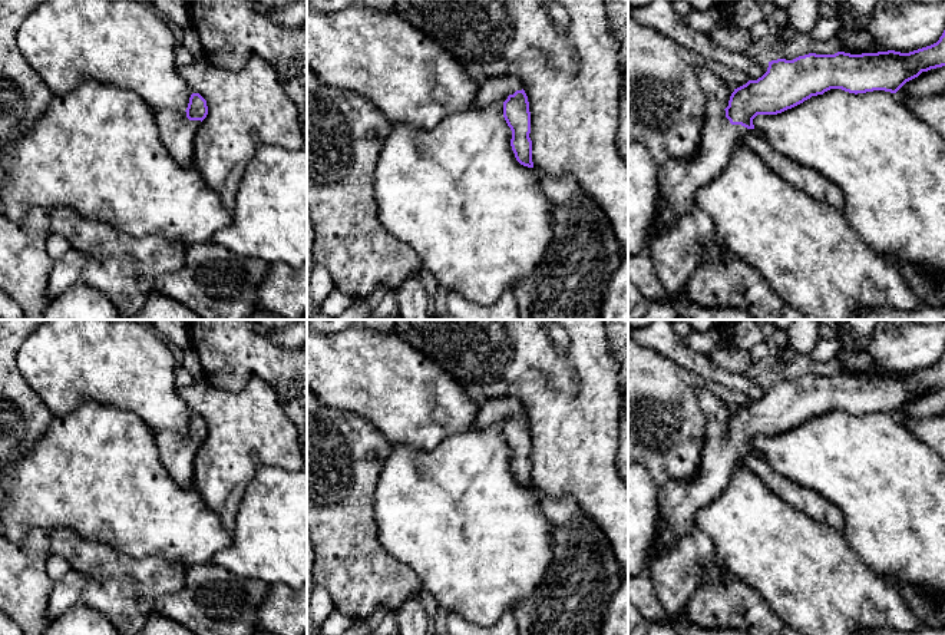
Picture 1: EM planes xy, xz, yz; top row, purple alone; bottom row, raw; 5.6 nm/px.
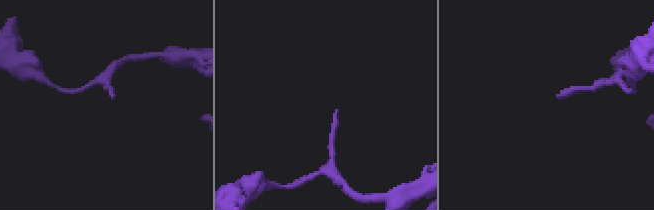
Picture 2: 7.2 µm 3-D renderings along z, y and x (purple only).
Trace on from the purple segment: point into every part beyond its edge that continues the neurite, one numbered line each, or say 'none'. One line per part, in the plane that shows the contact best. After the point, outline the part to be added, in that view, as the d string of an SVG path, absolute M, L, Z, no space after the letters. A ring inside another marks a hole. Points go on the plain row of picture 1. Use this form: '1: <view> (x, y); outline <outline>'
1: yz (678, 500); outline M707 419L697 474L691 480L670 480L658 487L658 538L650 555L650 568L658 556L671 552L697 529L695 513L723 493L741 460L753 452L731 446L724 429Z

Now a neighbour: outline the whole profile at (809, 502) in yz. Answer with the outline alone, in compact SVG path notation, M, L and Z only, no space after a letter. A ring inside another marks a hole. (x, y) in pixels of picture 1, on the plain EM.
M759 452L746 454L740 469L751 470L774 495L813 520L843 532L845 517L830 500L815 490L793 483L773 469Z

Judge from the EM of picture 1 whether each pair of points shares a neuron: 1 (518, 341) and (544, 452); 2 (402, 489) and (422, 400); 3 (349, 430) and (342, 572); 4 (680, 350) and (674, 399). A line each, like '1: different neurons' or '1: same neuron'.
1: same neuron
2: different neurons
3: same neuron
4: different neurons

